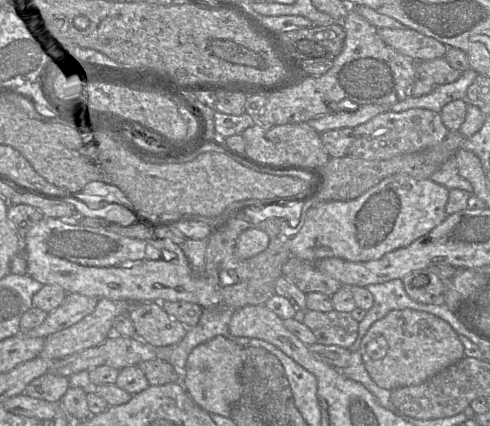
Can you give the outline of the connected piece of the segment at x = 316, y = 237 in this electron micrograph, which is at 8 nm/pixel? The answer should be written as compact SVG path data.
M394 174L384 178L357 198L345 201L327 201L307 212L300 230L290 239L291 255L308 263L316 263L329 257L352 262L379 259L385 253L406 247L419 237L429 233L445 220L449 189L430 178L417 179L408 174Z

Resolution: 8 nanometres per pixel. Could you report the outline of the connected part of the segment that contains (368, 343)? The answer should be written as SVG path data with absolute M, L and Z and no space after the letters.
M409 308L392 310L374 322L363 337L359 350L364 366L381 388L419 385L465 357L458 333L445 320Z

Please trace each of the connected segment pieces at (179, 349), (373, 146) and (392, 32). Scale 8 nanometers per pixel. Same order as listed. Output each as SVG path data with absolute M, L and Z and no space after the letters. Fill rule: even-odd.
M203 308L197 325L188 328L184 338L173 347L169 363L178 374L180 382L186 375L187 358L197 345L221 335L244 348L251 346L250 338L234 336L229 332L229 323L235 309L237 308Z
M411 108L403 112L386 111L354 128L354 140L348 148L347 155L364 160L386 160L437 145L449 132L440 113L429 109Z
M381 28L378 31L387 45L414 61L444 58L449 48L442 42L411 28Z

